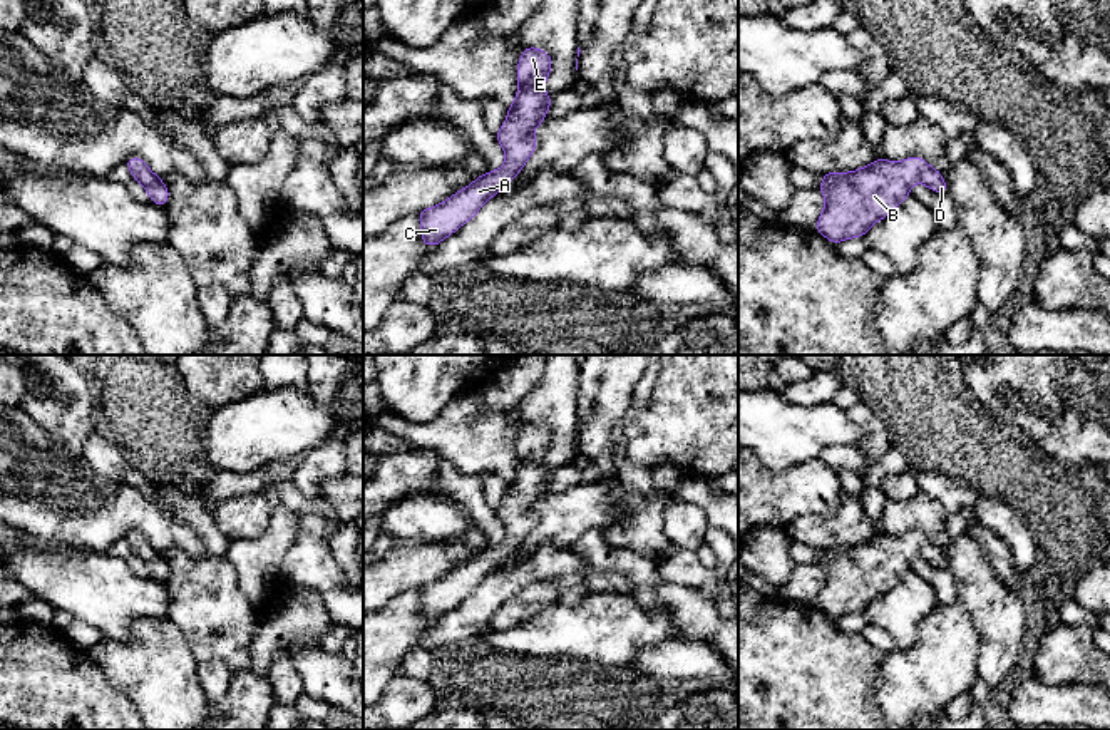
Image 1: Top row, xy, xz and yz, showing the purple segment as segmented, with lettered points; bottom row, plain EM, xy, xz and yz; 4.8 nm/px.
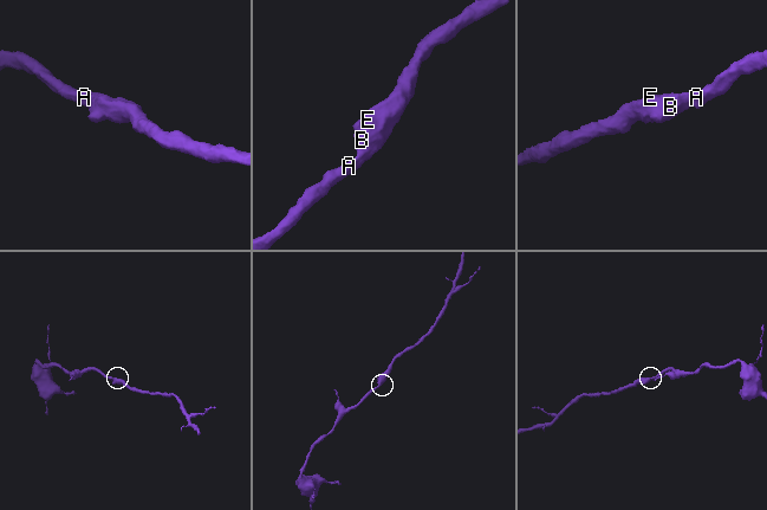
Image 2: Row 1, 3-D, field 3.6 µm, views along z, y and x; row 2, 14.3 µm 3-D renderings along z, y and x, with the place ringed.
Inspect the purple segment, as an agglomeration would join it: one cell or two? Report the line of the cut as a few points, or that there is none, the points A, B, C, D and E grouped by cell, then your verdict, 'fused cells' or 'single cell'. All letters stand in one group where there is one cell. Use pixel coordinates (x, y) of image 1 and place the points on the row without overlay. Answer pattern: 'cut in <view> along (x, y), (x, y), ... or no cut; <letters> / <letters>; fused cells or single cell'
no cut; A B C D E; single cell

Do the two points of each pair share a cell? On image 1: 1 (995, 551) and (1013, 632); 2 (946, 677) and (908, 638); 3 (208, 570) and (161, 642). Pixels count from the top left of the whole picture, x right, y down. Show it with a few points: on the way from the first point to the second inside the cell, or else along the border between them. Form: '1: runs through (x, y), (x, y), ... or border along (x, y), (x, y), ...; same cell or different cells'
1: border along (980, 546), (993, 571), (1018, 591); different cells
2: border along (931, 608), (918, 638), (896, 650); different cells
3: border along (169, 620), (183, 635), (195, 657); different cells

